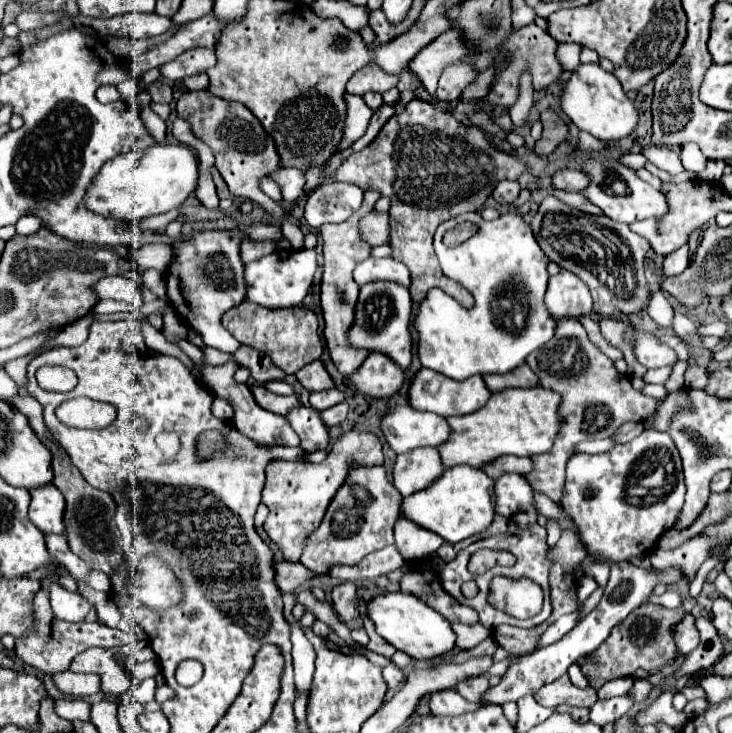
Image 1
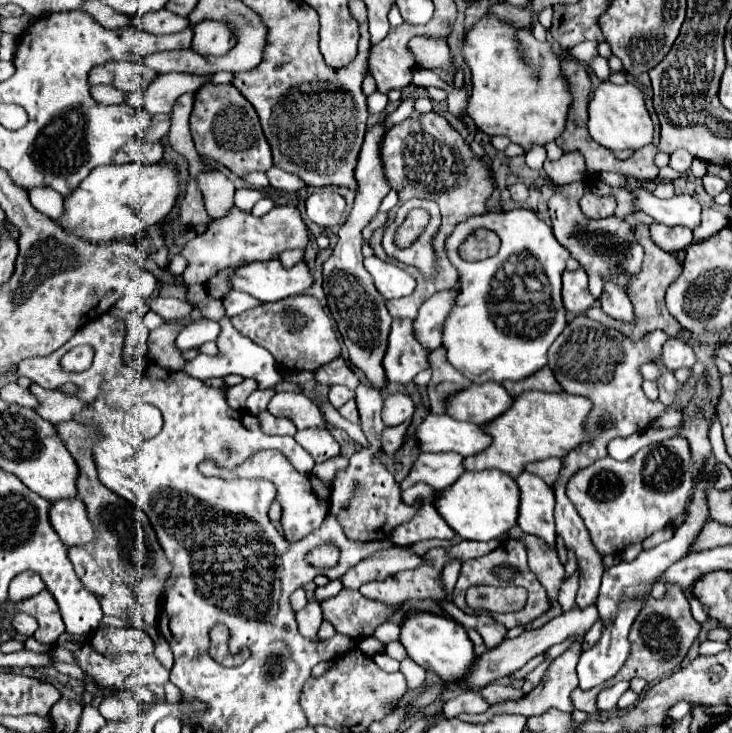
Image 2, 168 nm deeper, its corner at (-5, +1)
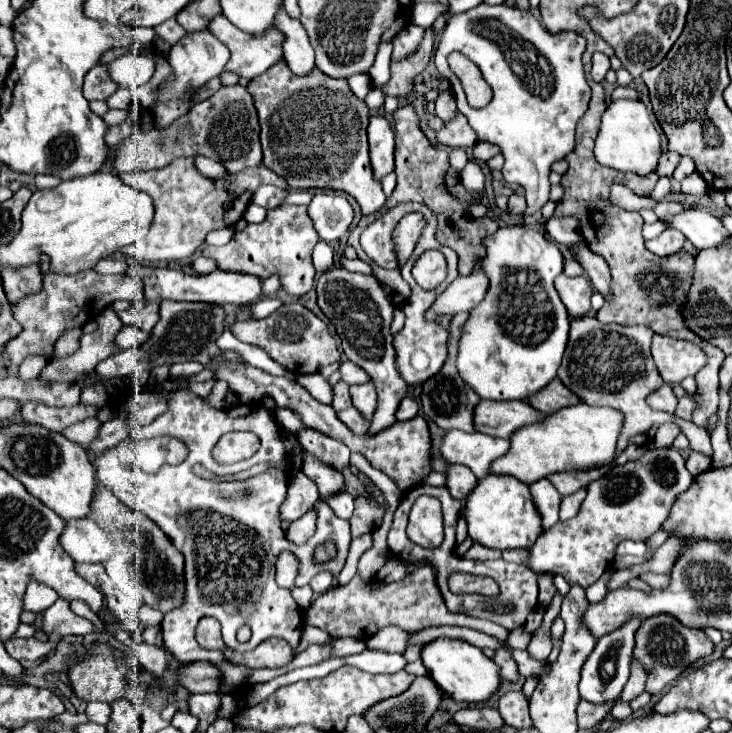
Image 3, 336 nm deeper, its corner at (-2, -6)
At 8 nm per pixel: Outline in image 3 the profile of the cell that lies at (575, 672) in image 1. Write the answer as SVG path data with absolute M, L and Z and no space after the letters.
M631 616L623 626L613 630L611 634L605 634L597 640L597 646L593 648L591 656L587 658L583 670L581 670L581 682L579 682L579 694L583 700L589 702L605 702L605 700L617 700L623 686L629 680L629 666L631 666L631 652L635 646L635 630L641 626L639 616Z

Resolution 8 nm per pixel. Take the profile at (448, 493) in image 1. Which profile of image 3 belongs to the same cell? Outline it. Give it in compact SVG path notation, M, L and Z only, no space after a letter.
M485 476L479 480L477 488L467 496L461 516L467 520L469 536L475 544L487 548L531 548L537 536L543 532L539 514L529 494L529 486L511 476Z

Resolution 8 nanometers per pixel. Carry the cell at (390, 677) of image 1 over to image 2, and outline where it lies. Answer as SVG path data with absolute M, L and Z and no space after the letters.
M386 653L376 655L376 657L374 657L374 661L376 661L376 665L378 665L382 671L398 671L398 667L400 667L400 663L398 663L396 659L388 657Z

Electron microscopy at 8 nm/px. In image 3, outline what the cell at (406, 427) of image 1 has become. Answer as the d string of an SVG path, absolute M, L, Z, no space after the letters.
M447 430L441 440L441 456L449 464L463 464L473 470L477 478L483 478L489 472L489 464L497 460L499 456L507 454L509 440L493 438L479 432L459 432L459 430Z

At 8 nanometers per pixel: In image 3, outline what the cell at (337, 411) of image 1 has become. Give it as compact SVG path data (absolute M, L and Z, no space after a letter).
M355 408L341 410L341 412L337 412L337 416L339 416L339 420L341 420L343 424L347 424L355 434L367 434L367 432L369 432L371 422L367 422Z

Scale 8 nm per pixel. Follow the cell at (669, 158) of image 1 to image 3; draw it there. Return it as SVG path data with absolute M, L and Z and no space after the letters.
M683 156L683 158L679 160L679 164L677 164L675 172L673 172L673 178L679 182L679 180L683 180L685 176L689 176L691 172L695 172L695 164L693 164L693 160L691 160L691 158Z

